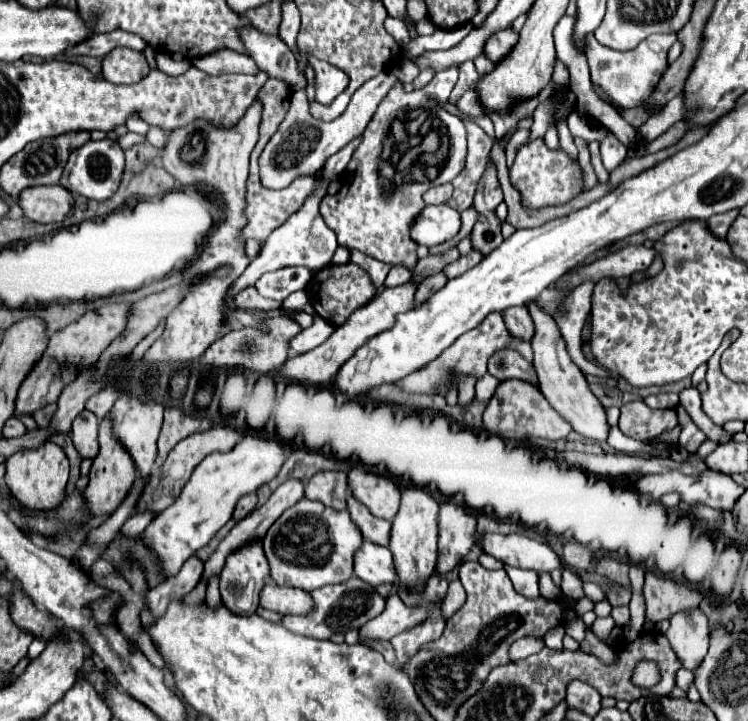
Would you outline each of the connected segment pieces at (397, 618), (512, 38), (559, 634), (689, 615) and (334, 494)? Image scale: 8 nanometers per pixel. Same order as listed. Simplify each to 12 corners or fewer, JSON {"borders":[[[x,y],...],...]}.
{"borders":[[[389,595],[385,611],[361,627],[361,639],[391,639],[429,615]],[[497,31],[485,45],[485,57],[495,65],[511,53],[517,33]],[[563,625],[543,637],[545,645],[551,649],[561,649],[565,629]],[[699,609],[671,617],[665,637],[685,669],[707,655],[709,621]],[[319,471],[305,497],[347,509],[347,473]]]}

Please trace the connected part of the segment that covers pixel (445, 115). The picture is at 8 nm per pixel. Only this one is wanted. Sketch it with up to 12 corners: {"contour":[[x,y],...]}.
{"contour":[[457,67],[379,103],[321,201],[341,247],[413,269],[429,187],[465,169]]}

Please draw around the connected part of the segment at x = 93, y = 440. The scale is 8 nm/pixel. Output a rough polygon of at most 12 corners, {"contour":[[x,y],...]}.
{"contour":[[87,409],[71,427],[83,457],[99,451],[99,419]]}

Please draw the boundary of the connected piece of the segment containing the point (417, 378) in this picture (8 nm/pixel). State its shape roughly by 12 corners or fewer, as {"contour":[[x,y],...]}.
{"contour":[[499,313],[463,333],[427,367],[395,385],[411,395],[445,395],[481,379],[487,359],[511,347],[531,361]]}

